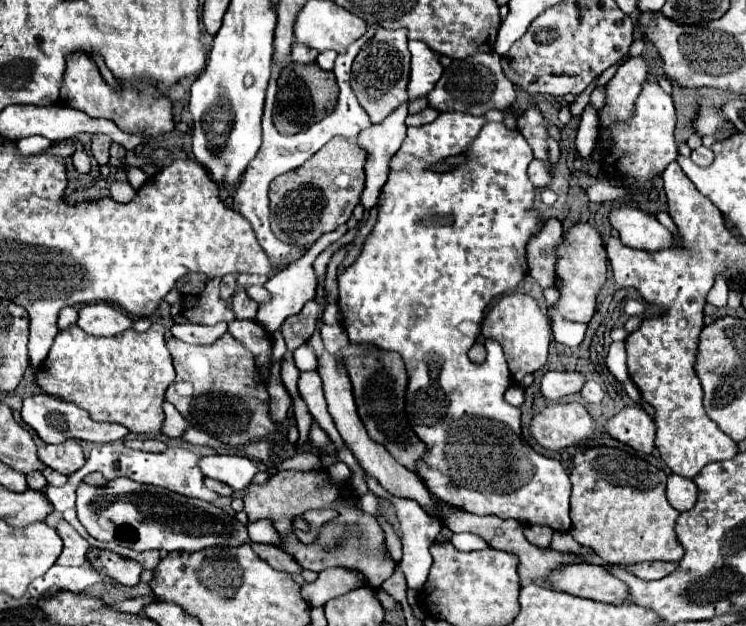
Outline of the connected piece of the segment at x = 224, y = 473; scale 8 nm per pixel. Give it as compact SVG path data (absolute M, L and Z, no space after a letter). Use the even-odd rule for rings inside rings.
M205 455L199 459L199 469L205 477L223 481L233 489L245 489L259 471L251 459L241 455Z

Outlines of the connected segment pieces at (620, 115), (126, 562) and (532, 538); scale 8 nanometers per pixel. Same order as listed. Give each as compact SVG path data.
M641 57L625 59L615 77L607 83L607 105L601 109L601 125L611 121L625 121L633 113L633 103L641 91L641 83L647 79L647 65Z
M93 549L87 553L87 561L93 569L103 571L107 577L111 577L113 581L121 583L121 585L137 585L143 573L143 565L133 561L133 559L125 559L121 555L115 555L111 551L103 551L103 549Z
M527 525L525 527L527 541L537 547L543 547L543 549L551 545L551 535L553 535L553 531L549 527L541 527L541 525Z

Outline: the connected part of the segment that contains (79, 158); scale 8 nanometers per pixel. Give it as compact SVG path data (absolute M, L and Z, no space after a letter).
M77 149L77 151L71 155L71 159L73 159L73 165L75 165L75 169L77 169L79 173L89 173L89 169L91 169L91 159L89 159L89 155L87 155L83 149Z

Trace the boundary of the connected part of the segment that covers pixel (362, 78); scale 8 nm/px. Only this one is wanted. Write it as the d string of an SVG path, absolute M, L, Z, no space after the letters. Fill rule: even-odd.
M379 29L373 39L369 39L361 53L353 63L351 87L361 103L361 107L369 113L371 123L381 123L397 105L407 99L407 83L409 83L409 49L407 49L407 33L405 29Z

